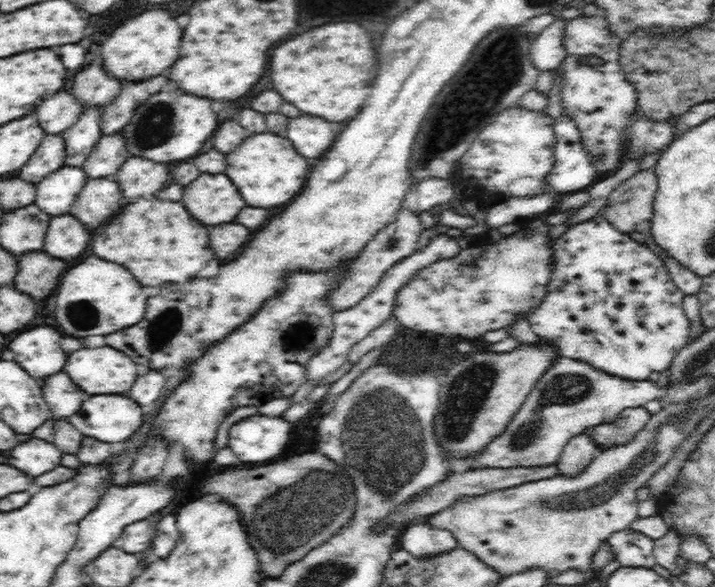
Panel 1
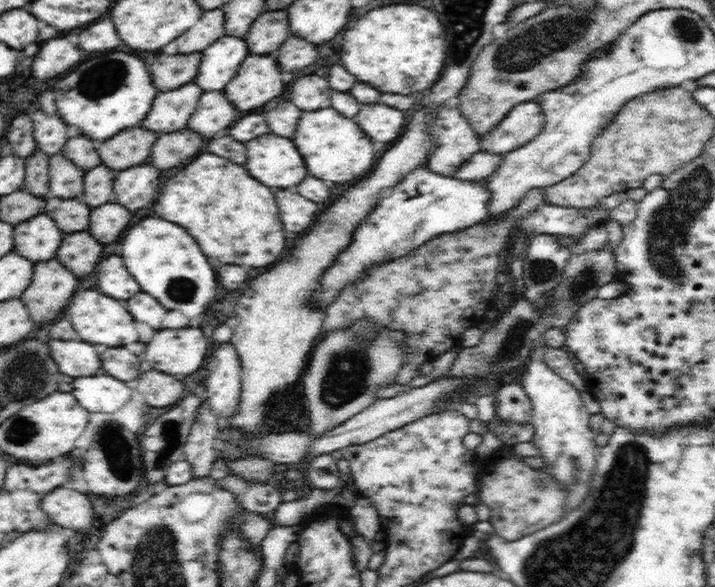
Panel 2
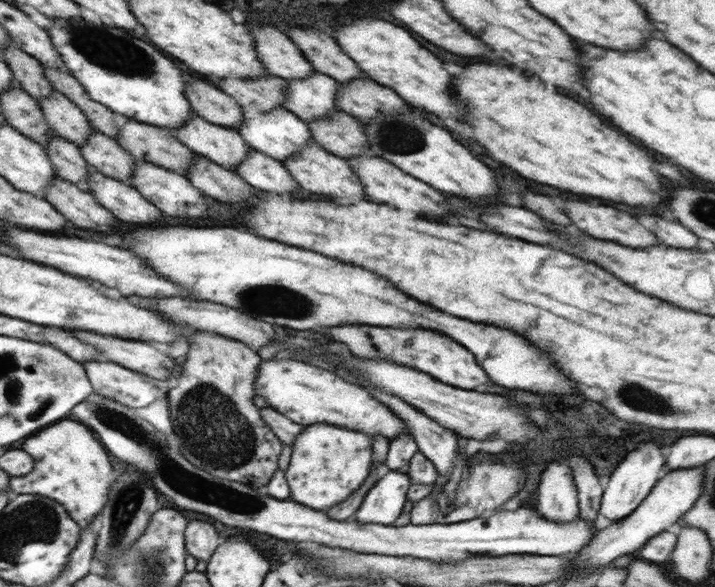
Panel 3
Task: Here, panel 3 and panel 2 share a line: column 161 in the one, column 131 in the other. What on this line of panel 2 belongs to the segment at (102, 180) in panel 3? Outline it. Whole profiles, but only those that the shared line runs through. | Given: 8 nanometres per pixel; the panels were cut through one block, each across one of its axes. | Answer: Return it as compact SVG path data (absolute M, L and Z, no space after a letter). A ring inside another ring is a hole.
M118 202L106 203L90 212L90 226L88 232L103 245L118 240L118 236L128 228L132 222L132 211Z

